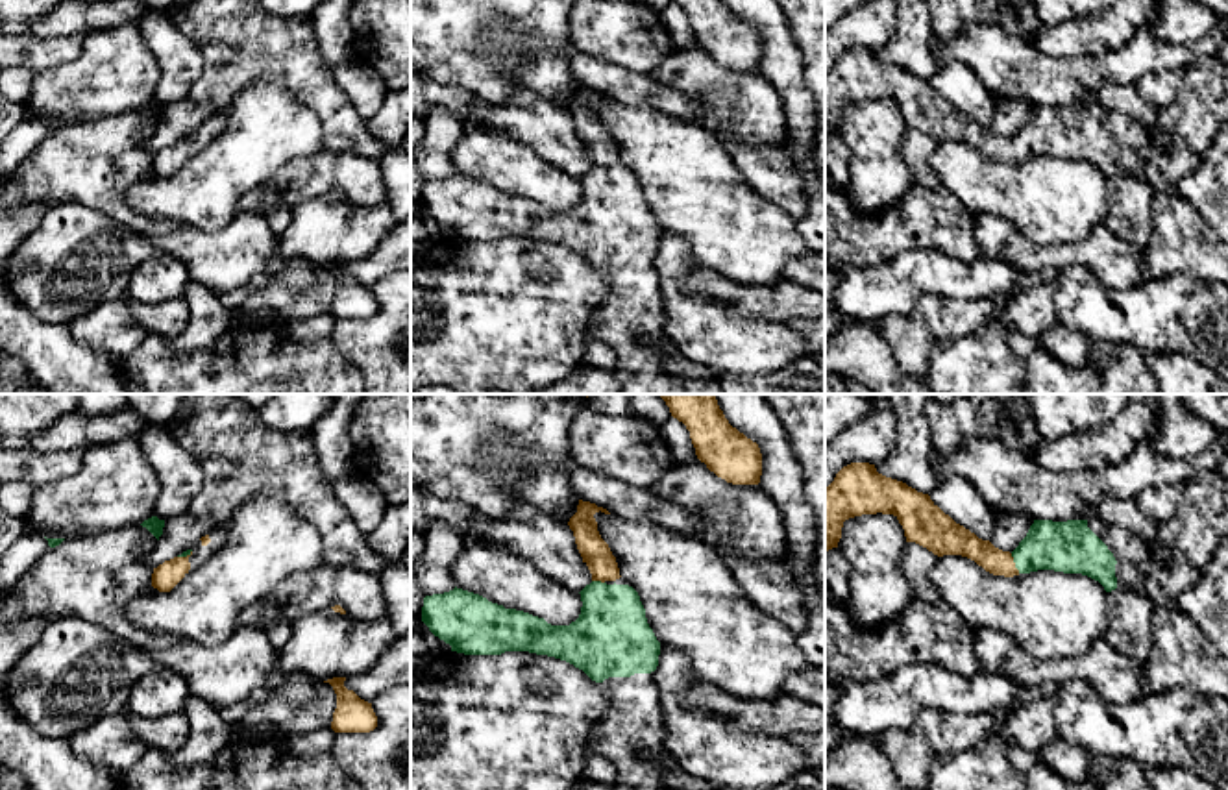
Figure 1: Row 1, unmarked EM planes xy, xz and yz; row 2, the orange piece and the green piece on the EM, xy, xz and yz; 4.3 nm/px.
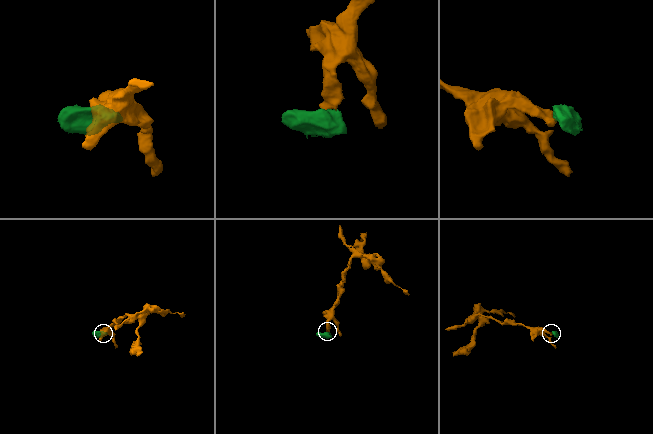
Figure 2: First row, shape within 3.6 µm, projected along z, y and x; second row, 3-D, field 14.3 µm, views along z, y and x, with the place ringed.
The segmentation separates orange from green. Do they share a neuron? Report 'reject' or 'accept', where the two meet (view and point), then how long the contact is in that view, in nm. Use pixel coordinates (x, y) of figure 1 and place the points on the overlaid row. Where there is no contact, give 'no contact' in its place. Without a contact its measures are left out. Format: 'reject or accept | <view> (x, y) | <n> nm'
accept | yz (1014, 563) | 100 nm

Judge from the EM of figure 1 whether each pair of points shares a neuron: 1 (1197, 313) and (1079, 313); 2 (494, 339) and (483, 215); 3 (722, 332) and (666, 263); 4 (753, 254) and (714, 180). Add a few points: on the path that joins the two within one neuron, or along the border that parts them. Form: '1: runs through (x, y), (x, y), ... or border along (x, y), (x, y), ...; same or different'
1: runs through (1167, 315), (1108, 315); same
2: border along (452, 235), (465, 239), (528, 237); different
3: runs through (701, 322), (670, 291), (670, 283); same
4: runs through (738, 235), (714, 209), (714, 198); same

